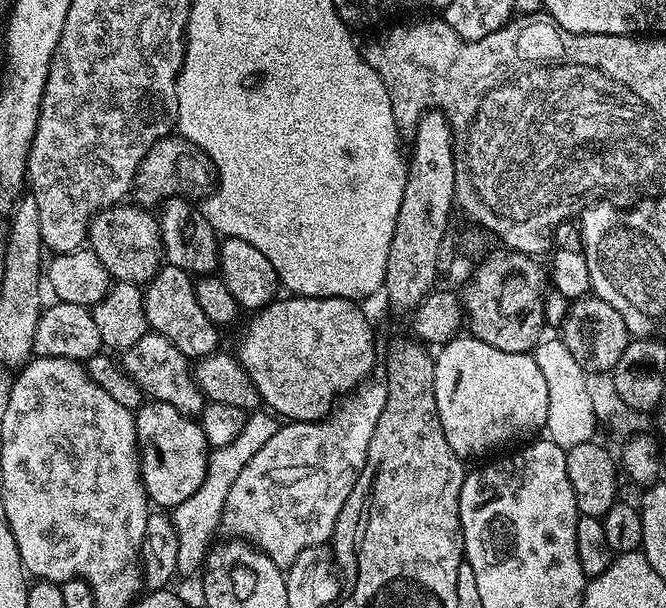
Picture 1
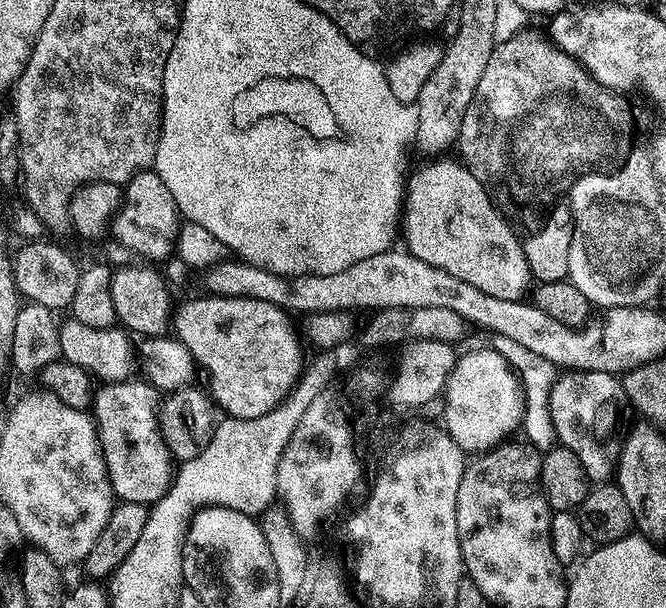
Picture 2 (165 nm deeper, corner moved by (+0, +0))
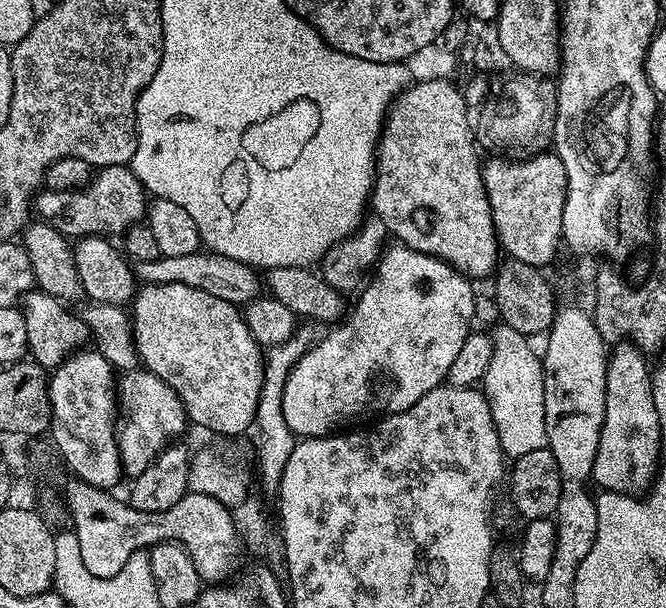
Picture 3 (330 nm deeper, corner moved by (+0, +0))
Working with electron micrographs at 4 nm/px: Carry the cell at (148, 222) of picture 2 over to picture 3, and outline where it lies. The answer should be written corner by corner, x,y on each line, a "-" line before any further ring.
127,164
101,168
93,175
92,181
85,188
75,190
41,190
36,193
34,201
34,212
41,221
61,222
64,220
62,232
68,238
83,238
85,236
103,236
105,238
123,237
125,232
135,224
145,219
150,207
150,197
145,192
142,182
133,174
131,167

